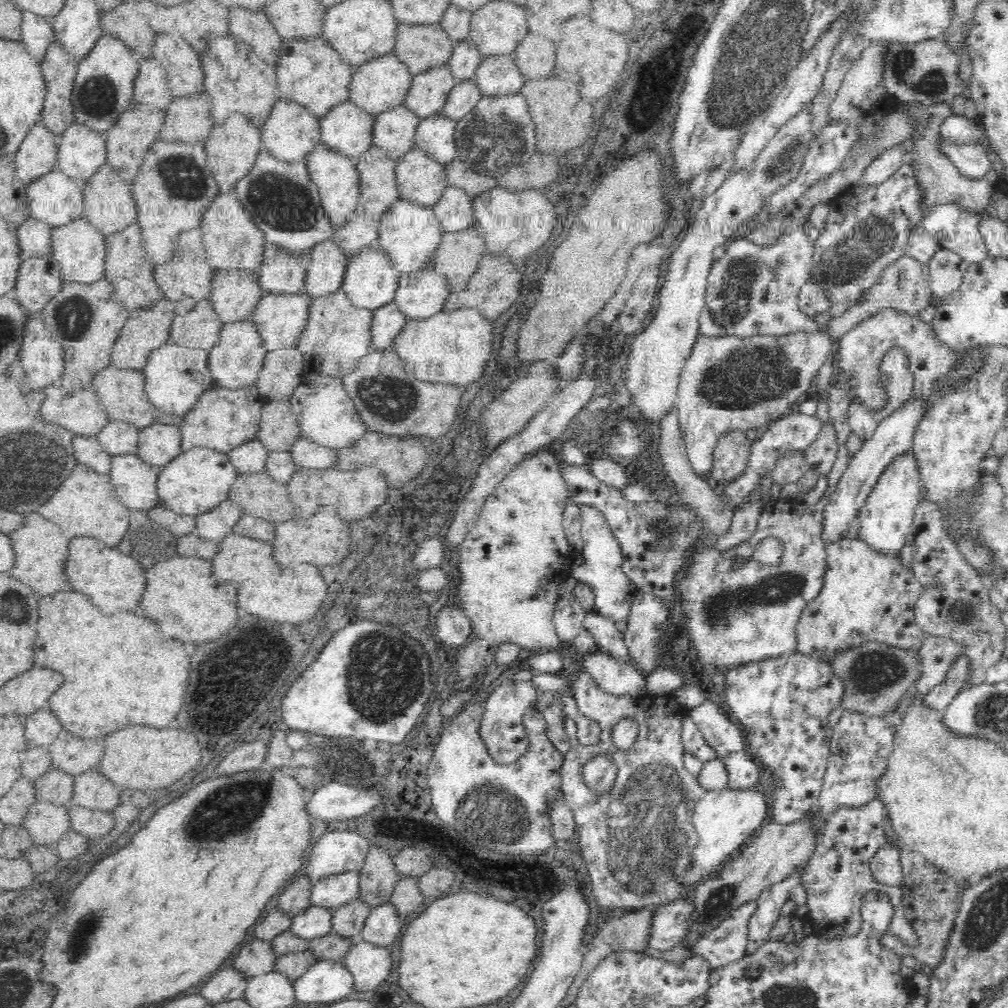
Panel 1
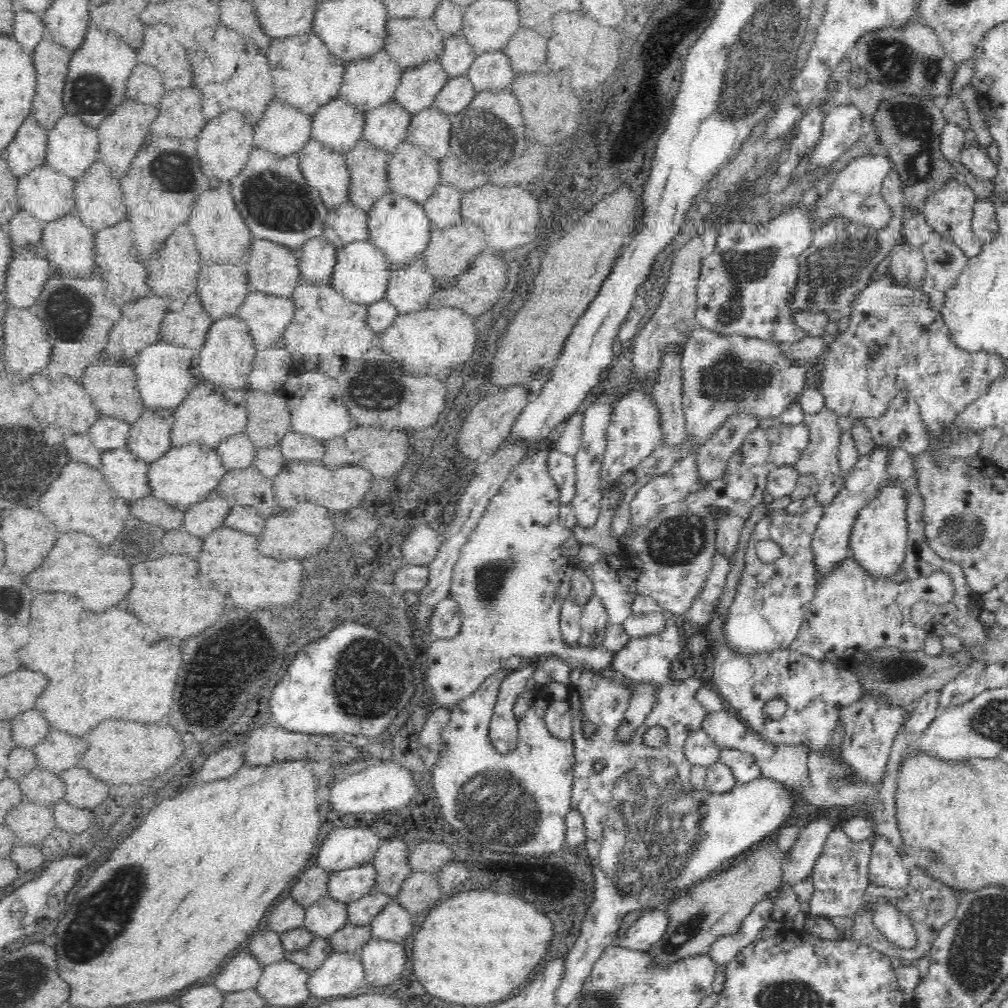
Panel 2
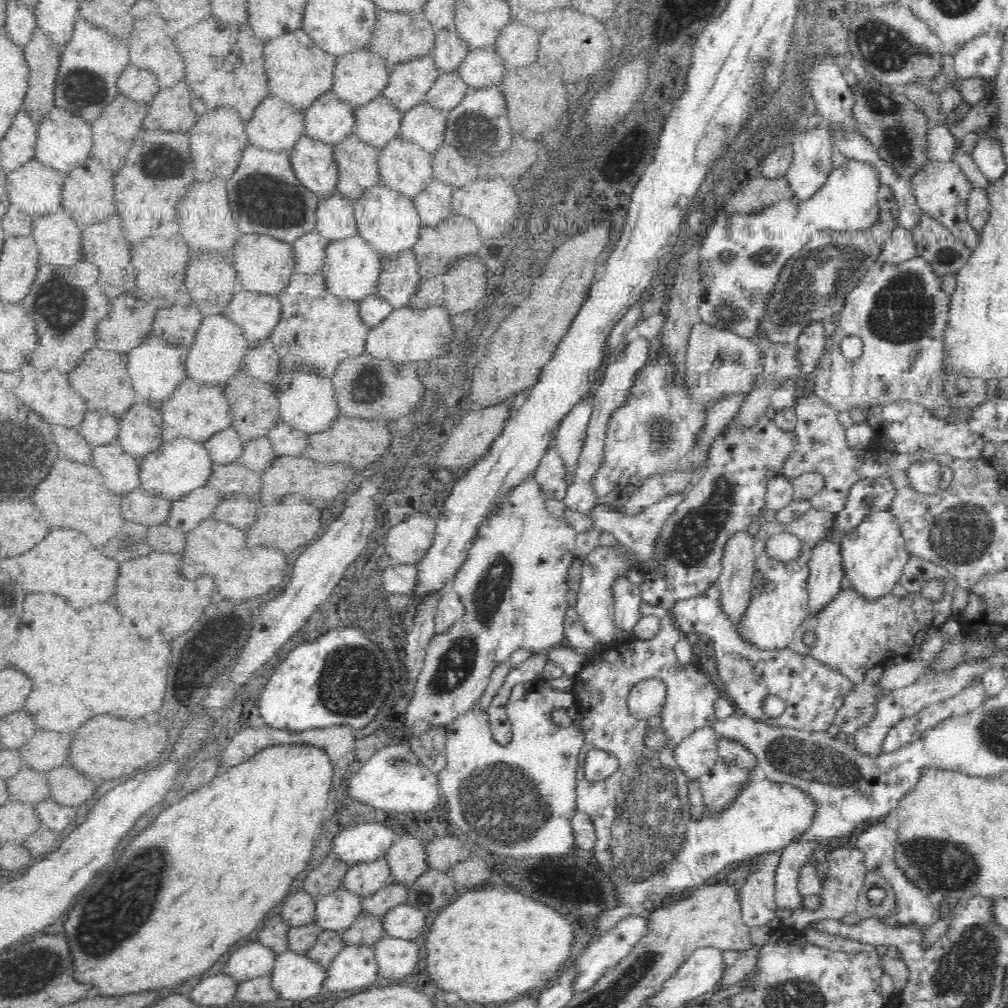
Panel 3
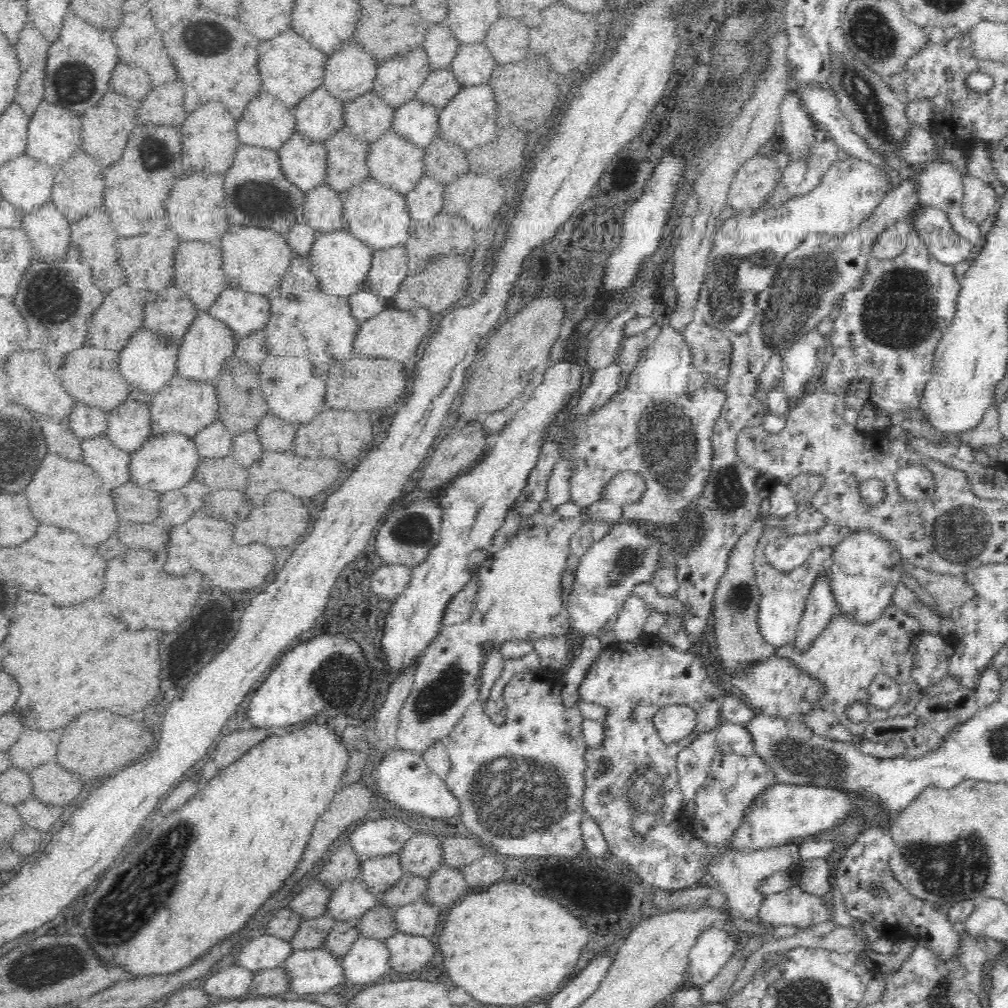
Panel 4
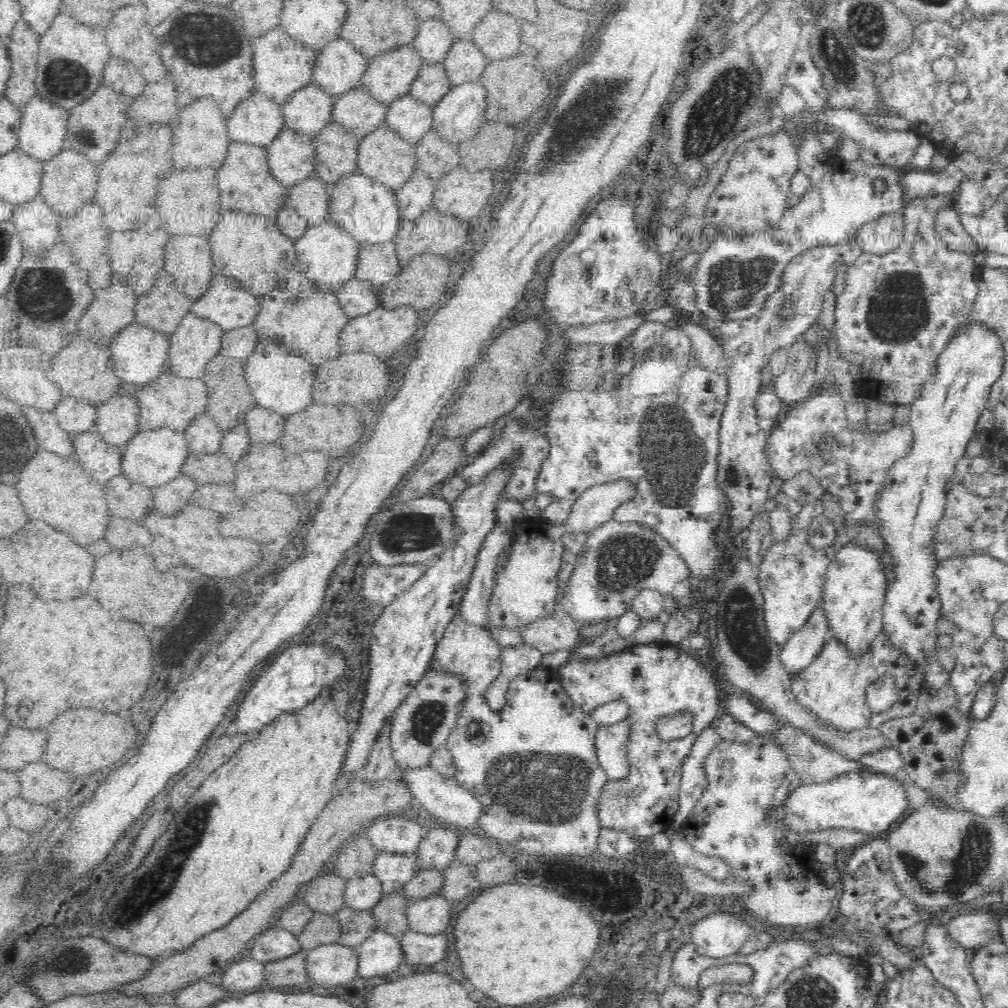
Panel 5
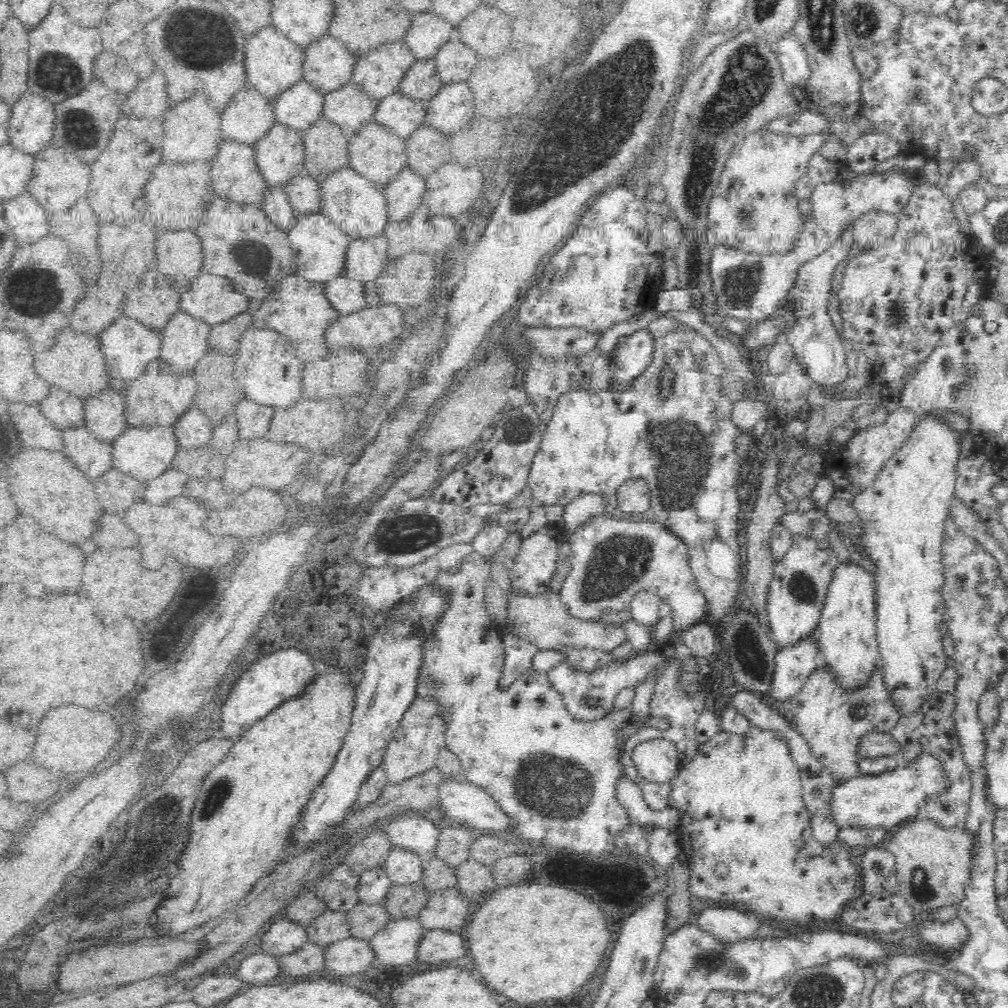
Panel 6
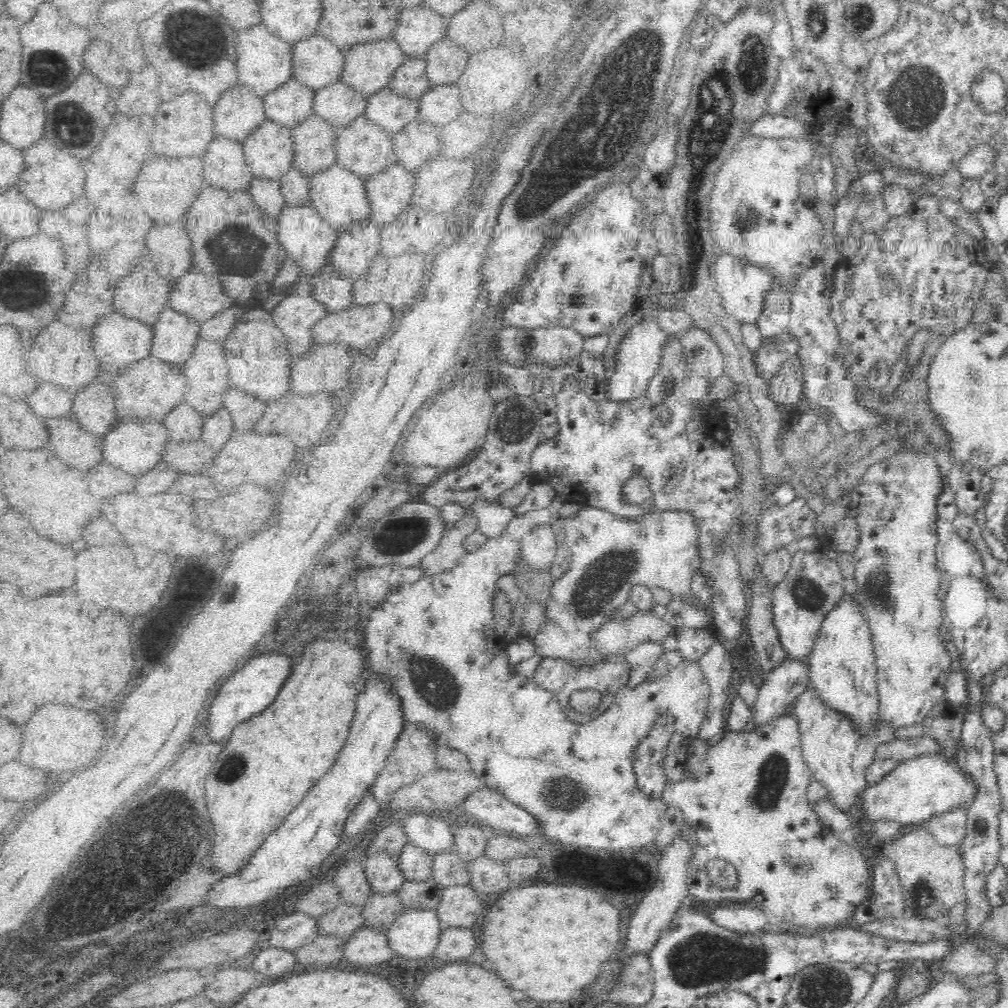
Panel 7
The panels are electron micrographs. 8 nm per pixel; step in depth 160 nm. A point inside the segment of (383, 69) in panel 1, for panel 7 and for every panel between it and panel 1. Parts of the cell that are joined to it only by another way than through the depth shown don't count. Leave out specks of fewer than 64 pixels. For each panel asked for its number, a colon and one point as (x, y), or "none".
2: (367, 82)
3: (358, 76)
4: (349, 70)
5: (338, 66)
6: (327, 65)
7: (316, 61)

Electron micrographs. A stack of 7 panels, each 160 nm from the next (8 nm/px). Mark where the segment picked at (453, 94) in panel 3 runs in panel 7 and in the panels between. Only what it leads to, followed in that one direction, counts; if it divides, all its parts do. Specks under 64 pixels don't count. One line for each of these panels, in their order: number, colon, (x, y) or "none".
4: (440, 85)
5: (430, 85)
6: (420, 81)
7: (409, 79)

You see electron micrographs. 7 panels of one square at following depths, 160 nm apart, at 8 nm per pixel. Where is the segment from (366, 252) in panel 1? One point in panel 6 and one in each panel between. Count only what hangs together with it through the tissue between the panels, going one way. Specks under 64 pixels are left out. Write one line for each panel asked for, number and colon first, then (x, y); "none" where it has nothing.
2: (361, 273)
3: (351, 267)
4: (340, 262)
5: (326, 254)
6: (319, 246)

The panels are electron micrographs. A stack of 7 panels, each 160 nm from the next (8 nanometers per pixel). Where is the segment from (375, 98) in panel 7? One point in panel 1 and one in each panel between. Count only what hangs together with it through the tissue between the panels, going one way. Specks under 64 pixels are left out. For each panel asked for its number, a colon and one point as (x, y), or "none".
1: (435, 134)
2: (430, 128)
3: (424, 125)
4: (416, 121)
5: (411, 118)
6: (400, 113)

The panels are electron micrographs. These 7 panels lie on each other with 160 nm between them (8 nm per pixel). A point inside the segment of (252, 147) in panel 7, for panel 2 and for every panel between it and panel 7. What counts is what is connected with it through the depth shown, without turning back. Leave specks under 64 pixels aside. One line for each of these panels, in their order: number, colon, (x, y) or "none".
2: (323, 169)
3: (314, 166)
4: (302, 161)
5: (290, 155)
6: (280, 154)

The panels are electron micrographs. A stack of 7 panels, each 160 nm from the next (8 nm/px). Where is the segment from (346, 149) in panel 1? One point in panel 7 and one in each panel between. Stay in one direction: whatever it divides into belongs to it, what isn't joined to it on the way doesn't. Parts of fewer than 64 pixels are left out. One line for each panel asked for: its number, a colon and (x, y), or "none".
2: (338, 124)
3: (328, 119)
4: (318, 115)
5: (308, 109)
6: (300, 103)
7: (292, 99)

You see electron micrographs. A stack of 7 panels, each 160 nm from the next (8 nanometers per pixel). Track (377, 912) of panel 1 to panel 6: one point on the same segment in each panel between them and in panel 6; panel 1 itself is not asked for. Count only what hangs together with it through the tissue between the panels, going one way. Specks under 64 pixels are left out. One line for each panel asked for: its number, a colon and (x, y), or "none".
2: (395, 923)
3: (404, 921)
4: (419, 918)
5: (433, 914)
6: (445, 909)

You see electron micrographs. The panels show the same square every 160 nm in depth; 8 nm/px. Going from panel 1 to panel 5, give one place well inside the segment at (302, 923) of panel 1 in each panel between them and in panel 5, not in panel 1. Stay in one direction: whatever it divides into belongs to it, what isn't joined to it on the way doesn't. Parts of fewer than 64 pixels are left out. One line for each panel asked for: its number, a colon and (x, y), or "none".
2: (327, 915)
3: (337, 911)
4: (350, 900)
5: (361, 893)

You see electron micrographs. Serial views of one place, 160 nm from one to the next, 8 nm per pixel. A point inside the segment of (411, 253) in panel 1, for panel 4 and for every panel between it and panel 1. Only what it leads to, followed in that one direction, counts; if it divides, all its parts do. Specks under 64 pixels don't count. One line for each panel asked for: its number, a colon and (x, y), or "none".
2: (397, 226)
3: (387, 220)
4: (375, 214)

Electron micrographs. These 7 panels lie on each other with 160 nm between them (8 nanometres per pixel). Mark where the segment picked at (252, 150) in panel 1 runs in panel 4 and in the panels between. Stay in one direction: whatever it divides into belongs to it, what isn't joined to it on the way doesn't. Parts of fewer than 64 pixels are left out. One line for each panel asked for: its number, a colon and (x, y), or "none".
2: (221, 160)
3: (216, 140)
4: (208, 139)

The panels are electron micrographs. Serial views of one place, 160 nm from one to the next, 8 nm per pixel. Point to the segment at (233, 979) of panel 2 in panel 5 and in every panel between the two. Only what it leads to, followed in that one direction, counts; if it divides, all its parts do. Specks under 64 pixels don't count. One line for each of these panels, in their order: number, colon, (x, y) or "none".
3: (255, 959)
4: (266, 951)
5: (273, 944)

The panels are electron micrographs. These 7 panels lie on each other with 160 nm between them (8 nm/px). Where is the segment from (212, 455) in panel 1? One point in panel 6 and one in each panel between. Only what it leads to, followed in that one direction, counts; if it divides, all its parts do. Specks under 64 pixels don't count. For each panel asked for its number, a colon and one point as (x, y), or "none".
2: (185, 474)
3: (174, 469)
4: (165, 462)
5: (152, 457)
6: (143, 452)

